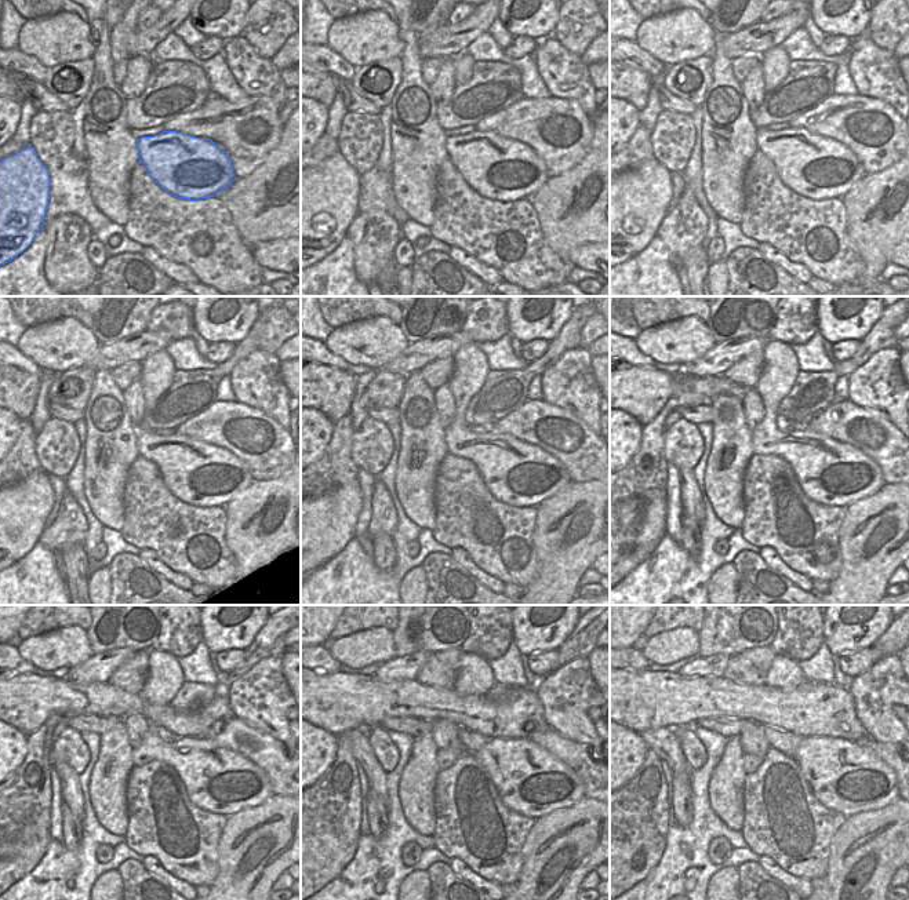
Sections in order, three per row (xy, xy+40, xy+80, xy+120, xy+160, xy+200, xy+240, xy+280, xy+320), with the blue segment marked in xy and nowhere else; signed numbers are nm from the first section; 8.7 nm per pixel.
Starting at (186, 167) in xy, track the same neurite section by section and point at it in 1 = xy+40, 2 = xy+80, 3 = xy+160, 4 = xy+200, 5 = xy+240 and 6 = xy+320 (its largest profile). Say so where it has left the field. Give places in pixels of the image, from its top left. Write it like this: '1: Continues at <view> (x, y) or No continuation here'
1: Continues at xy+40 (500, 168)
2: Continues at xy+80 (817, 167)
3: Continues at xy+160 (516, 473)
4: Continues at xy+200 (832, 473)
5: Continues at xy+240 (220, 780)
6: Continues at xy+320 (846, 776).

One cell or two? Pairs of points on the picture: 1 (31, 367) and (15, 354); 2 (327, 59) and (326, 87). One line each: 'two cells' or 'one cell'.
1: one cell
2: two cells

